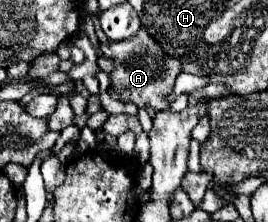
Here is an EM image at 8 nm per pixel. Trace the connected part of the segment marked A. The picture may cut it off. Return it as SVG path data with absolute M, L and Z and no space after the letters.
M140 27L140 31L132 39L100 43L100 51L102 51L102 57L108 57L114 61L114 71L108 73L108 77L110 77L108 91L118 93L120 101L124 95L130 103L136 103L138 107L152 107L154 111L170 109L168 97L172 95L176 77L182 73L182 61L170 57L150 37L150 33L144 27Z

